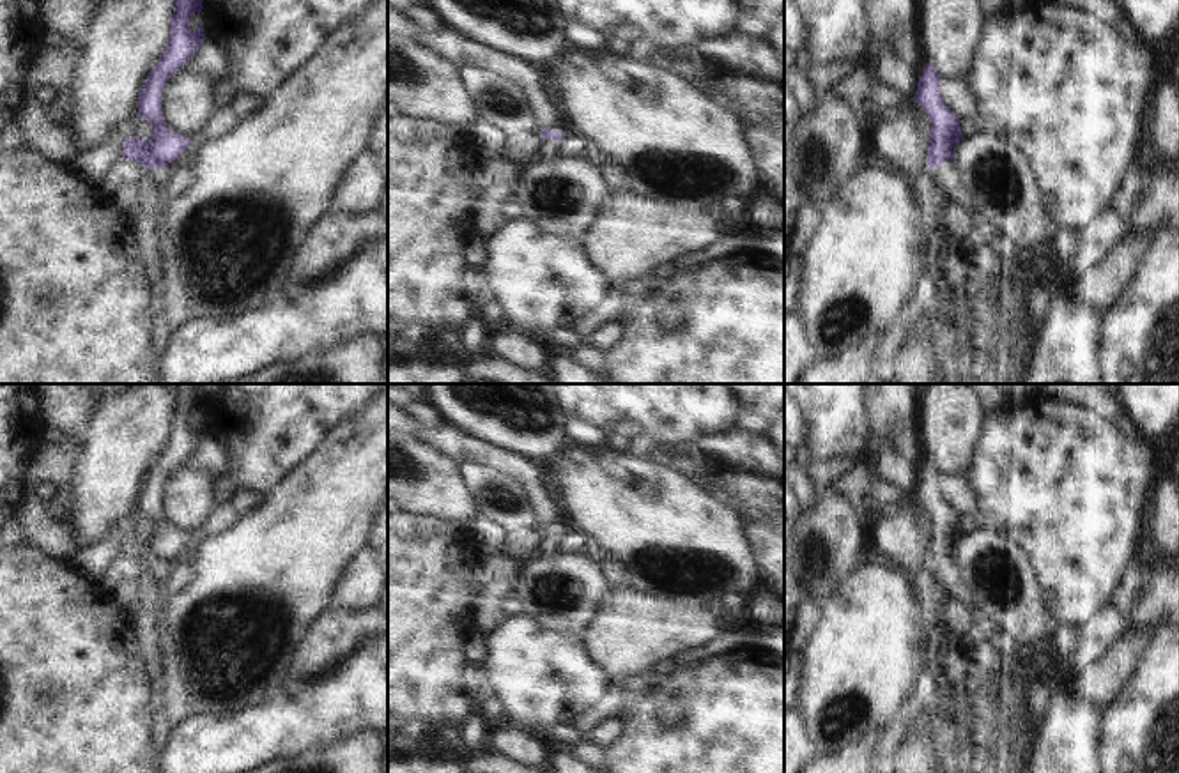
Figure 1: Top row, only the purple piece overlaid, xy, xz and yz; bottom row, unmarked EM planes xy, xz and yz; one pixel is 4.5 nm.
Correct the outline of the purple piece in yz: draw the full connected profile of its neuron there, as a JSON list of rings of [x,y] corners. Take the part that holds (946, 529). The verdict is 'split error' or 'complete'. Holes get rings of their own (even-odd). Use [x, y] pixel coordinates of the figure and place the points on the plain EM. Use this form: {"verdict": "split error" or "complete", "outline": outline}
{"verdict": "split error", "outline": [[[926,458],[913,495],[933,520],[931,534],[928,538],[926,563],[935,571],[940,594],[954,610],[961,612],[965,607],[974,605],[970,589],[963,582],[958,563],[952,555],[956,541],[963,536],[963,529],[959,525],[959,515],[942,497],[940,479],[942,474],[935,462]]]}

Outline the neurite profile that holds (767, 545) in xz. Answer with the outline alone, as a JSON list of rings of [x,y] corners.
[[[745,518],[745,538],[758,563],[761,584],[784,600],[784,536]]]

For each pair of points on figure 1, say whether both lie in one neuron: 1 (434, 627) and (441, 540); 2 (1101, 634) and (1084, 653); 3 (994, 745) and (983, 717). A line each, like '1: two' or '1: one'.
1: one
2: one
3: one

